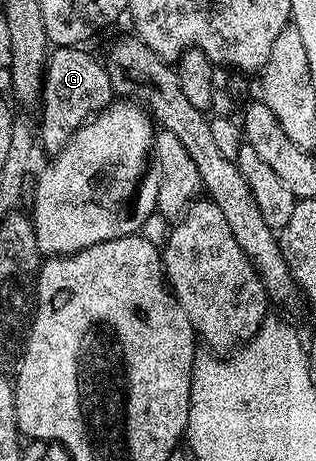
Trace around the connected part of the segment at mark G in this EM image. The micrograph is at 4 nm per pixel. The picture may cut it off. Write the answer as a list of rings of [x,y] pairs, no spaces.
[[[60,45],[49,50],[40,98],[42,125],[40,121],[36,129],[41,148],[43,145],[47,154],[58,154],[78,128],[115,100],[116,94],[105,64],[84,50],[85,48],[72,45]]]

